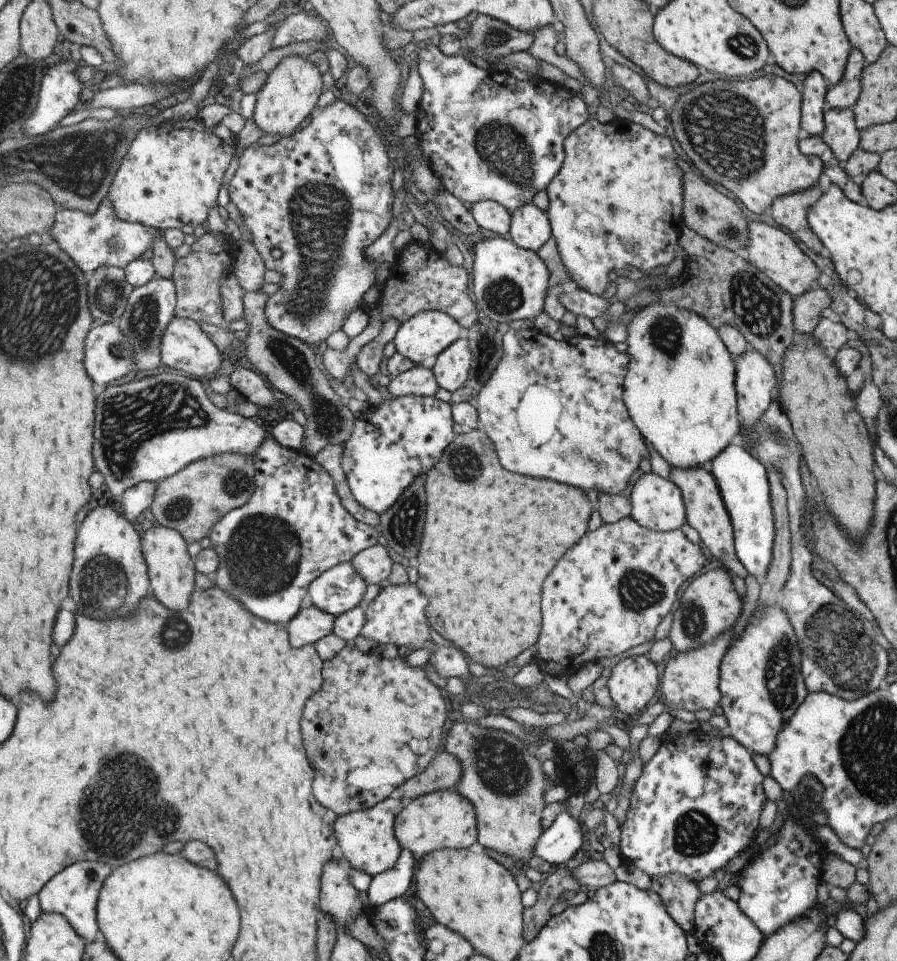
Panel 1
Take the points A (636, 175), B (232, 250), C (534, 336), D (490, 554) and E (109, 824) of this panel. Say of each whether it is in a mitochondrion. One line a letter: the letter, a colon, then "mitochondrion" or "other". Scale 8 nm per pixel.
A: other
B: other
C: other
D: other
E: mitochondrion

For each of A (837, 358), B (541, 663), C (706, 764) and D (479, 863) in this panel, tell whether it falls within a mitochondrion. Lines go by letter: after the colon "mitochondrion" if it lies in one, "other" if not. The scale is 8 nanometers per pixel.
A: other
B: other
C: other
D: other

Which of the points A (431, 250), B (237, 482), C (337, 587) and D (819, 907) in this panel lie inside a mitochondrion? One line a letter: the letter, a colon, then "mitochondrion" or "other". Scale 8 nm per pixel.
A: other
B: mitochondrion
C: mitochondrion
D: other

